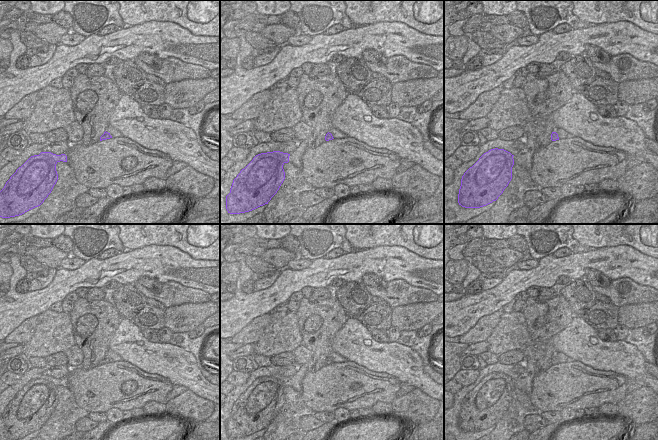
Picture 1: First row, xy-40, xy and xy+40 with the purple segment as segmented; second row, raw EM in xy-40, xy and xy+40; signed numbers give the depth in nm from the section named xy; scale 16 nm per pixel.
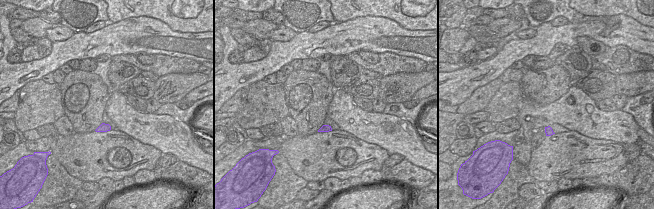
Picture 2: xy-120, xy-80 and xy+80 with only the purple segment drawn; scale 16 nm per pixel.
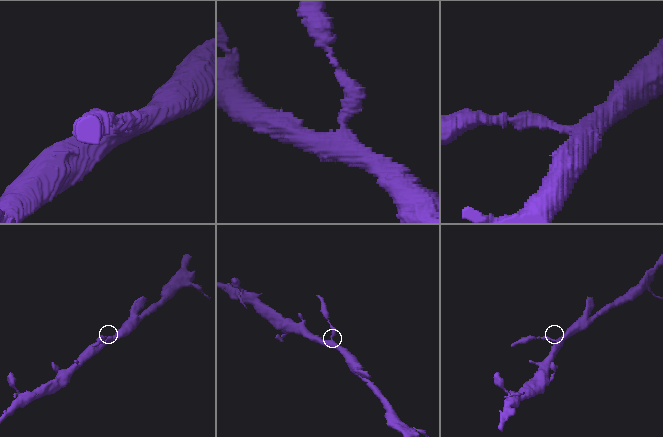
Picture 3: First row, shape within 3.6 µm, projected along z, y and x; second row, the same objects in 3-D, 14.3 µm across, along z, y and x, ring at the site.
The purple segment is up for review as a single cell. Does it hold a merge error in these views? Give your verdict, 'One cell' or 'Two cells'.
One cell.

